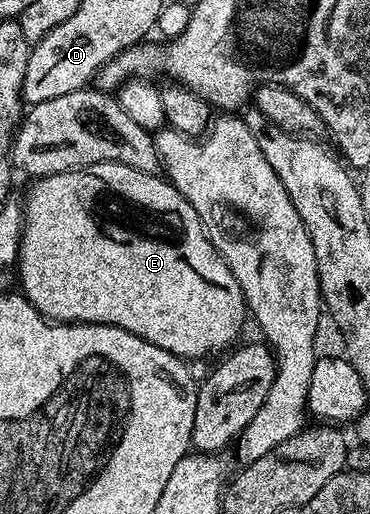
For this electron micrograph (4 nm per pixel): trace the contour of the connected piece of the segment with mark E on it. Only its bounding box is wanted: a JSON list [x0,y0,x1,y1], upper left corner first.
[18,162,246,360]

